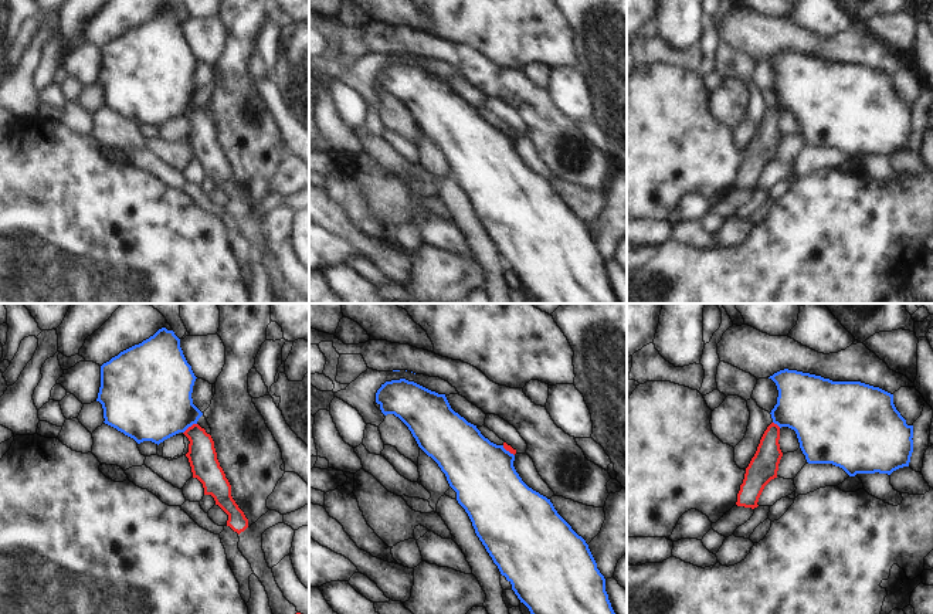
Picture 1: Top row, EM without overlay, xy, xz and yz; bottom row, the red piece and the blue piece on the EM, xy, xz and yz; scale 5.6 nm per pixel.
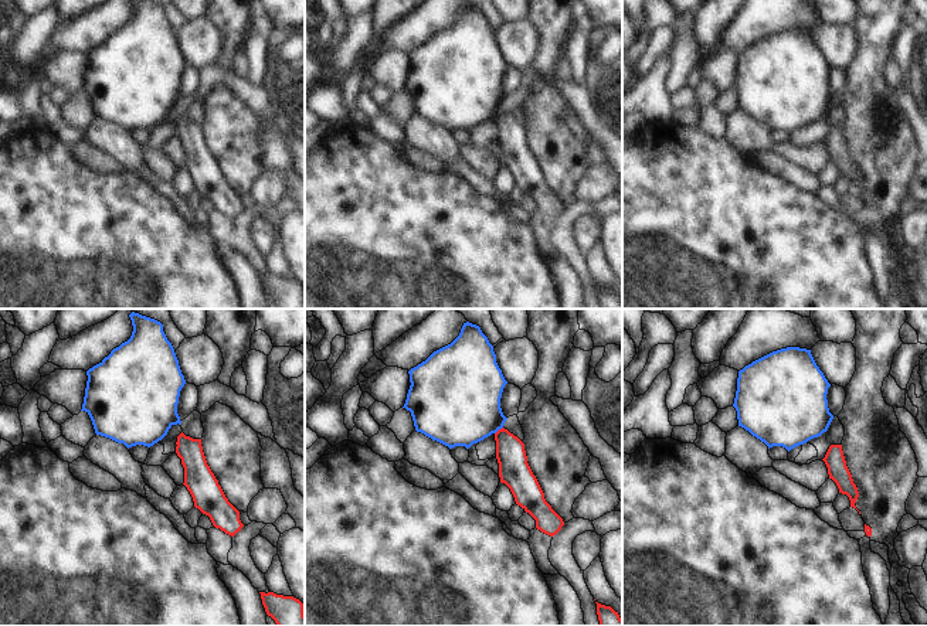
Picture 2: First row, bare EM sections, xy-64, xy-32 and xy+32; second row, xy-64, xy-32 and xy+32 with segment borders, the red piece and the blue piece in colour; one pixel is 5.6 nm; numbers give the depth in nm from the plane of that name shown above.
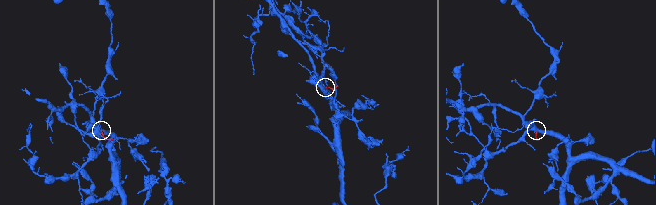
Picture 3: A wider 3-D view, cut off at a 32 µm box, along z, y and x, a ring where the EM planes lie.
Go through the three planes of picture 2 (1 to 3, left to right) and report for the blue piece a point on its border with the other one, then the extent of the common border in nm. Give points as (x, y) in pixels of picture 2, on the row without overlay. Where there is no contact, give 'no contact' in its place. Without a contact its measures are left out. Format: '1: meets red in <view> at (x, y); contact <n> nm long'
1: no contact
2: meets red in xy-32 at (498, 114); contact 60 nm long
3: no contact

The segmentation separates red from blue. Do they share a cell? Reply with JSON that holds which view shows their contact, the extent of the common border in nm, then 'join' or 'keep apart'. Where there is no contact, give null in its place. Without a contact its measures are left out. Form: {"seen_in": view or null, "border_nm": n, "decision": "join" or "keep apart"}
{"seen_in": "xy", "border_nm": 100, "decision": "keep apart"}

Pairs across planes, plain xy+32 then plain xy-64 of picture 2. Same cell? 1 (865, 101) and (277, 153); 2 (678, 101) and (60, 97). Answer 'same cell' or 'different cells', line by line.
1: different cells
2: different cells

